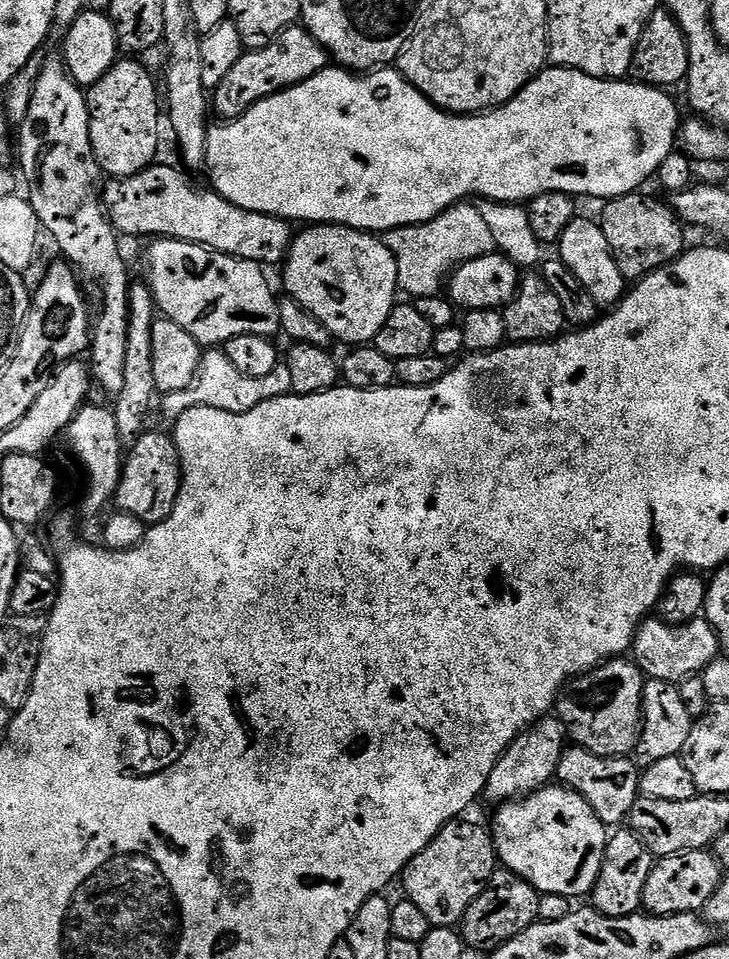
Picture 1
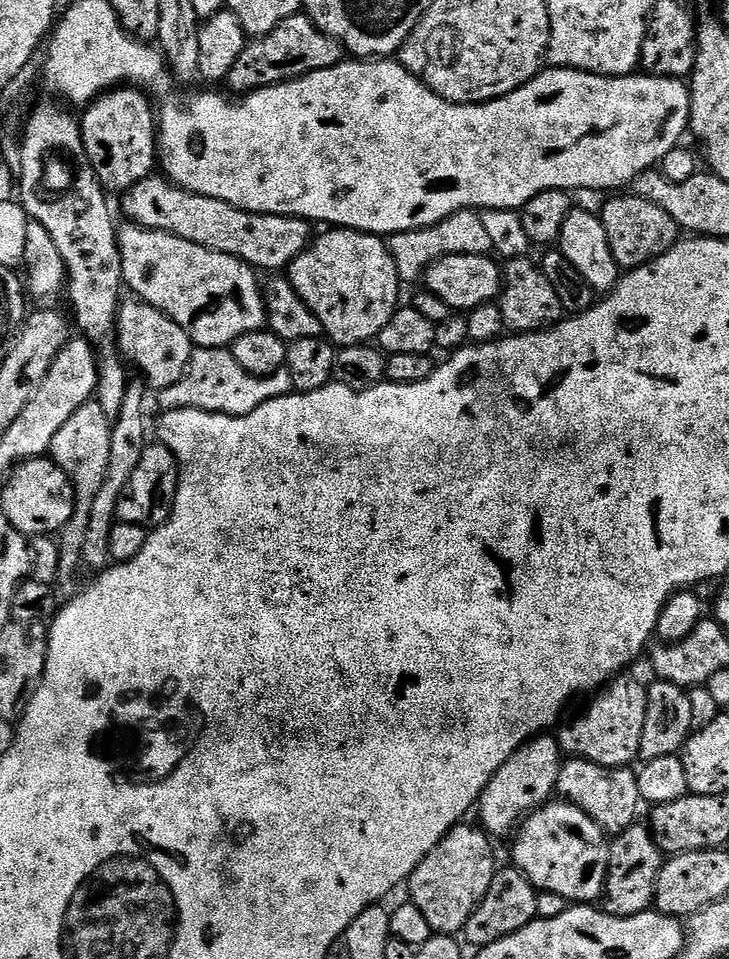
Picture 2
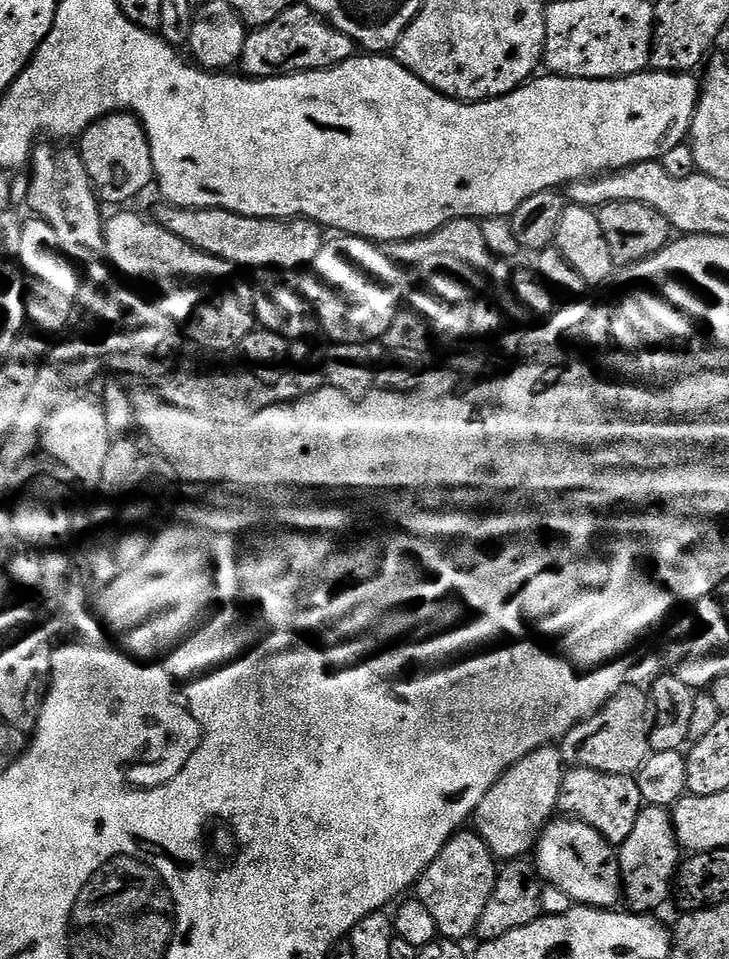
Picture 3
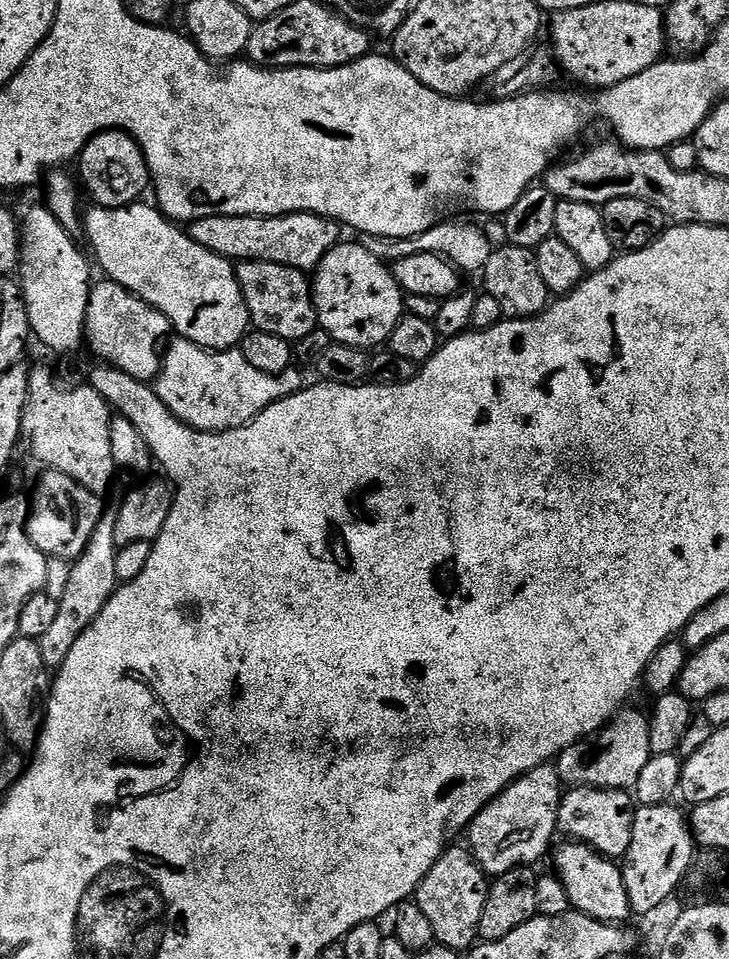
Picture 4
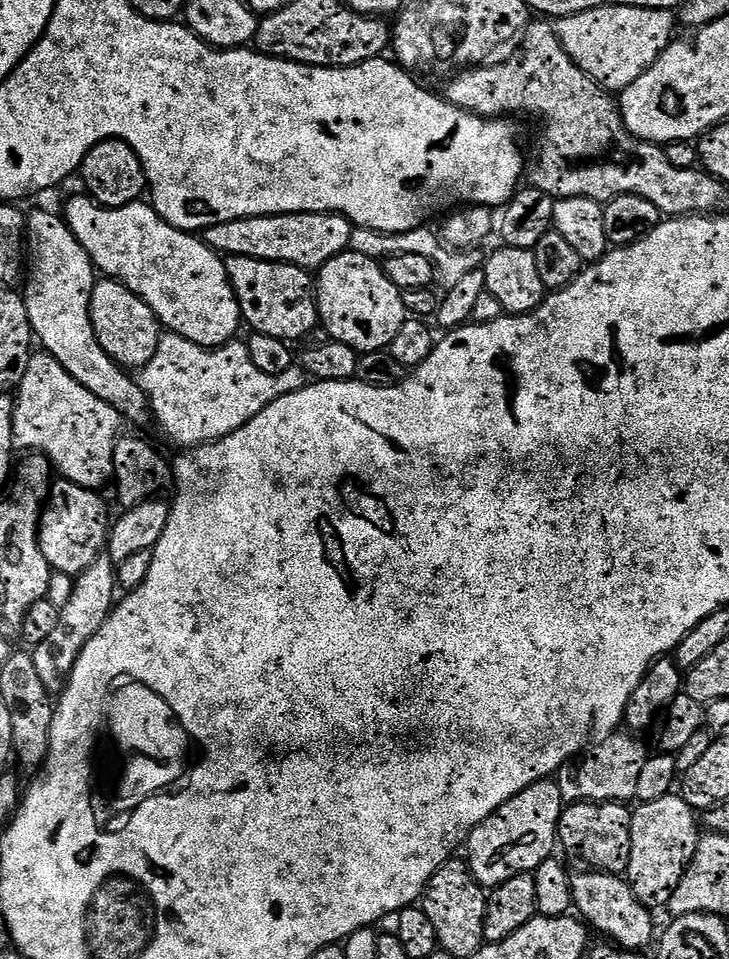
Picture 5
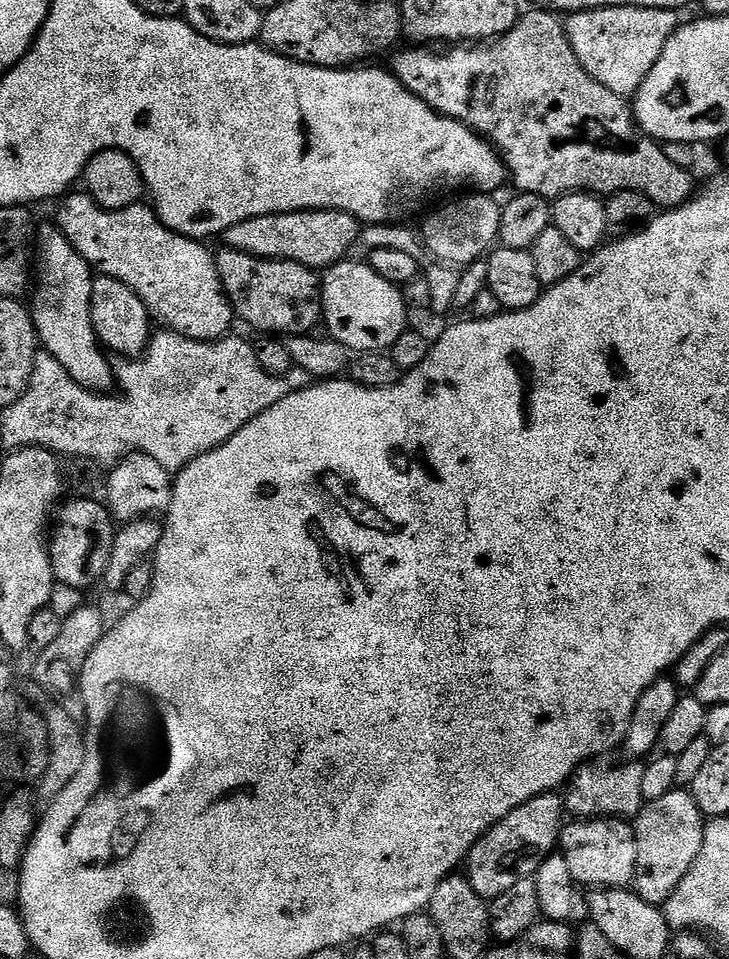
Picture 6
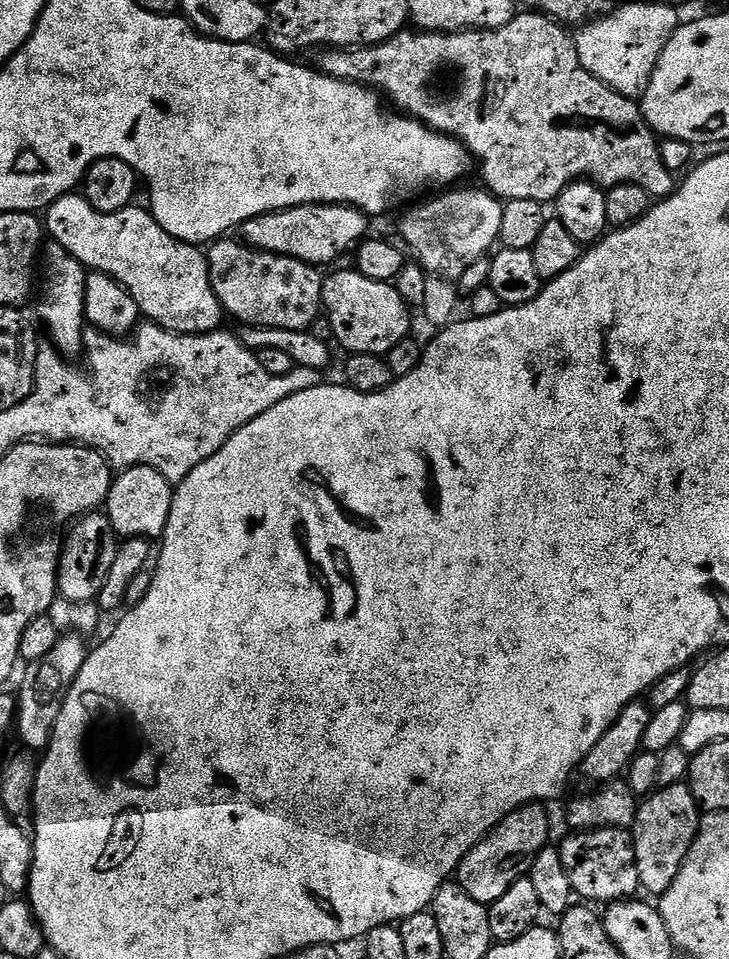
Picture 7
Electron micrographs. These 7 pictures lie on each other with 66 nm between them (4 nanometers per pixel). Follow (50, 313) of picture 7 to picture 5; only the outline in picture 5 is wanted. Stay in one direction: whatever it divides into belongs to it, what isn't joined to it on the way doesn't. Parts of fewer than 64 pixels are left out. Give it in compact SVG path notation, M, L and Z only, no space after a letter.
M34 210L32 212L28 212L25 217L25 247L26 254L28 257L28 269L26 272L26 280L28 276L29 283L26 286L26 290L24 289L24 305L27 308L27 317L30 318L30 324L32 328L32 333L37 340L37 343L49 354L55 358L56 361L63 366L68 374L82 386L86 387L86 390L94 394L96 398L100 398L102 402L106 402L107 405L113 405L114 410L118 410L118 414L125 420L133 420L136 424L144 424L147 420L150 420L150 405L148 403L148 396L142 390L142 386L139 382L134 382L133 377L132 380L129 376L131 376L125 369L121 368L120 365L116 364L108 354L106 354L105 350L103 350L100 343L97 342L97 336L94 334L94 328L92 324L92 319L89 314L89 304L92 301L93 296L93 288L96 285L96 281L98 279L98 274L96 271L96 267L92 262L92 259L88 254L86 254L86 250L82 249L81 243L78 242L76 238L74 238L73 232L70 230L69 226L63 220L63 217L59 213L52 213L48 210Z

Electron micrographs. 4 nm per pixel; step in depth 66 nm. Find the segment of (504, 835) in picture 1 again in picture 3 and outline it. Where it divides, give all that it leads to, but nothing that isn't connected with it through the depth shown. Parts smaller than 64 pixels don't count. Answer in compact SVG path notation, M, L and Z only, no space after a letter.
M556 818L547 824L536 841L534 863L539 879L545 885L553 884L558 886L558 890L570 894L573 905L612 910L621 903L617 849L602 838L598 830L586 826L581 820Z

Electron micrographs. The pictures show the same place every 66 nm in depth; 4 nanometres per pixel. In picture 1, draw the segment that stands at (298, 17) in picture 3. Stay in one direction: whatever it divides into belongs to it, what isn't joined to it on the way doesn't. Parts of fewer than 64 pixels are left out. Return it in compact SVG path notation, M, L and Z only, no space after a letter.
M293 26L282 30L274 42L270 42L261 48L246 50L242 58L238 58L237 64L218 82L218 86L211 93L210 104L220 115L221 121L237 120L242 114L246 114L258 102L270 98L274 94L284 92L294 85L309 80L316 72L329 67L330 57L327 50L322 47L303 26Z

